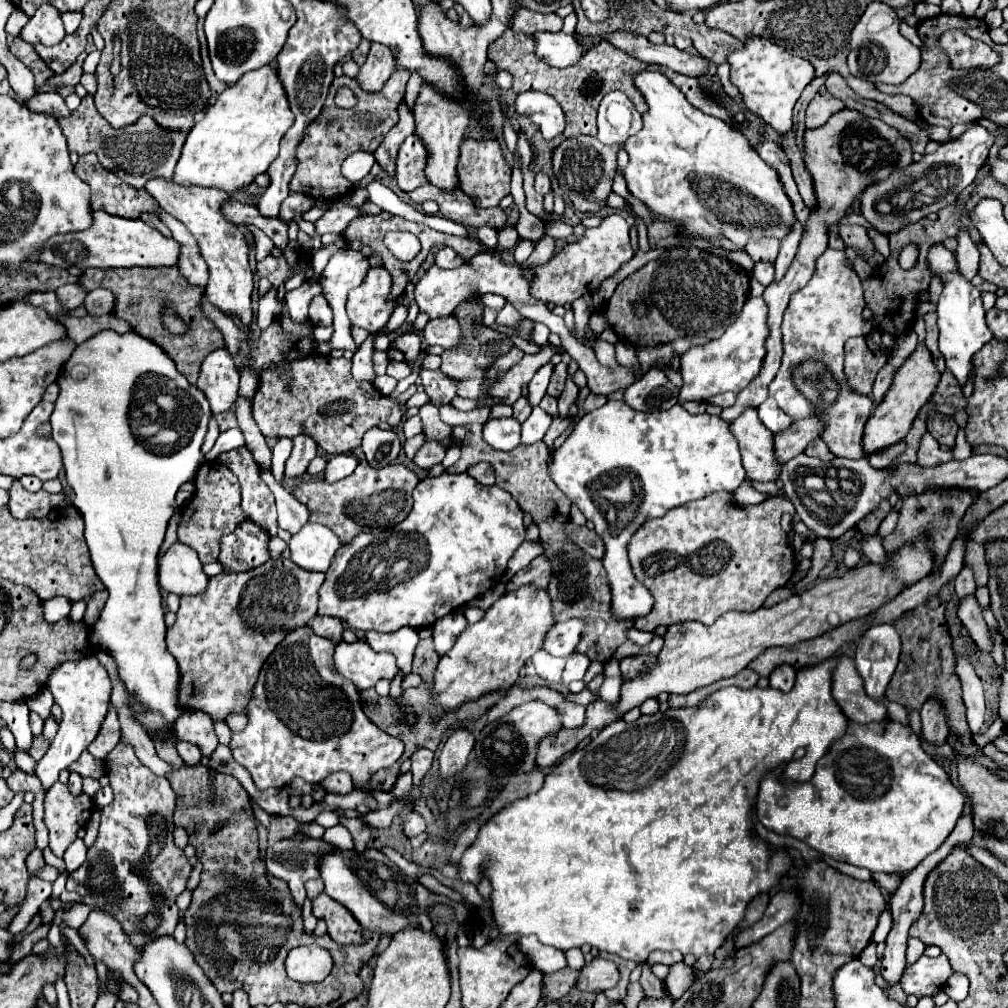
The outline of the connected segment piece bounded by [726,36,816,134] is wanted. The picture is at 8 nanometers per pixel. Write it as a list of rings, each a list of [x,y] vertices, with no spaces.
[[[748,36],[744,46],[740,50],[732,50],[726,60],[730,64],[730,82],[738,88],[744,108],[762,118],[776,132],[788,132],[792,128],[792,108],[802,90],[816,76],[814,66],[762,36]]]

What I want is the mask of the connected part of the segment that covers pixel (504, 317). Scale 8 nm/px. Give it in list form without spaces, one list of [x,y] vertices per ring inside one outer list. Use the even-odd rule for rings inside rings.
[[[506,304],[506,306],[500,310],[500,314],[498,314],[498,324],[514,326],[518,320],[520,320],[520,314],[518,314],[510,304]]]

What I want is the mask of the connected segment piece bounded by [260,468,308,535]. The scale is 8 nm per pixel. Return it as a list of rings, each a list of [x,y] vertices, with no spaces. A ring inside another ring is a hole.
[[[260,468],[260,476],[270,488],[270,492],[274,494],[278,506],[279,527],[290,532],[291,535],[296,534],[308,522],[308,508],[302,502],[298,502],[282,484],[278,484],[270,470]]]

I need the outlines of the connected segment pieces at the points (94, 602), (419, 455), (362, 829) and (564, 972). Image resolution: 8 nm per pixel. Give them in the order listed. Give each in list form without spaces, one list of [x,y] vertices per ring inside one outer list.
[[[106,590],[96,592],[96,594],[92,594],[92,596],[88,598],[88,602],[86,602],[86,612],[84,612],[84,622],[86,622],[88,626],[92,626],[92,624],[100,618],[100,612],[102,612],[102,608],[104,608],[104,604],[106,604],[106,598],[108,598],[108,592],[106,592]]]
[[[426,440],[424,446],[416,452],[414,464],[420,466],[420,468],[424,468],[424,470],[428,470],[428,468],[432,468],[434,464],[440,464],[440,462],[442,462],[444,452],[446,452],[446,450],[444,450],[442,444],[438,444],[438,442],[434,442],[434,440]]]
[[[336,808],[334,812],[336,812],[338,816],[342,816],[342,818],[340,818],[340,824],[350,830],[350,834],[352,834],[352,838],[354,838],[354,849],[359,853],[366,850],[366,844],[368,844],[368,840],[370,840],[370,830],[368,830],[362,822],[358,822],[356,818],[354,818],[354,820],[346,818],[346,816],[342,814],[342,810]]]
[[[562,968],[562,970],[558,970],[558,972],[544,974],[544,978],[542,978],[544,998],[548,998],[548,1000],[558,1000],[558,998],[566,996],[566,994],[574,988],[576,976],[578,976],[578,972],[572,970],[572,968]]]

